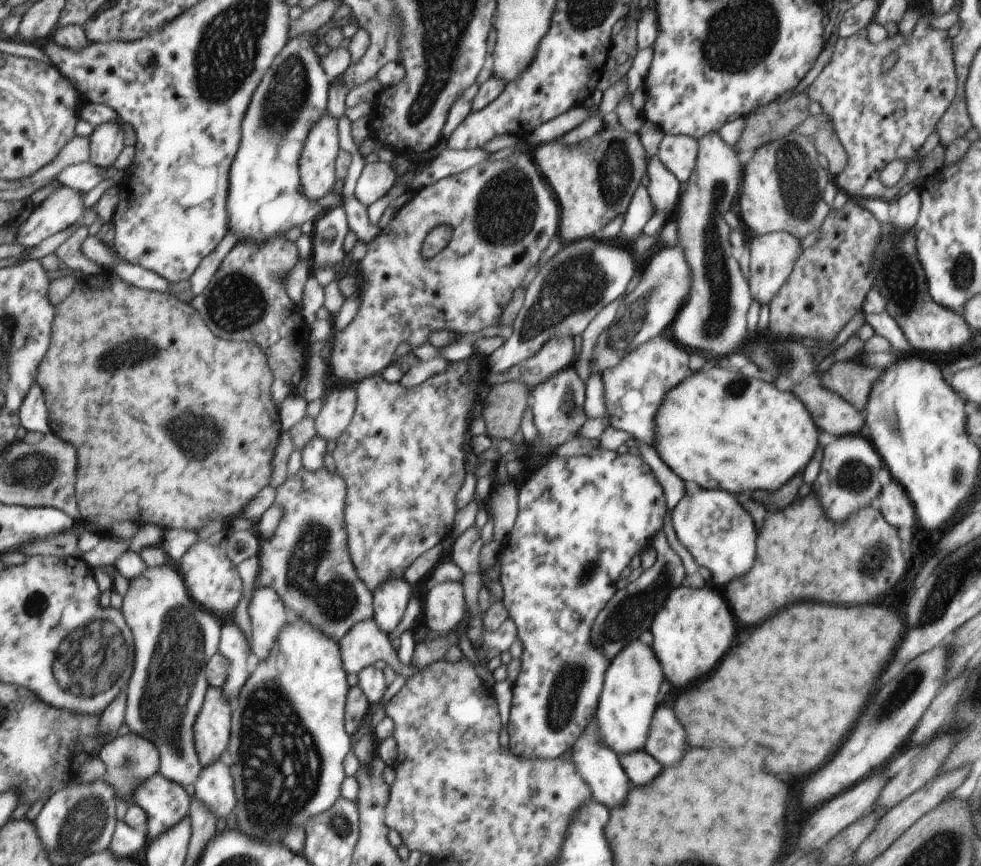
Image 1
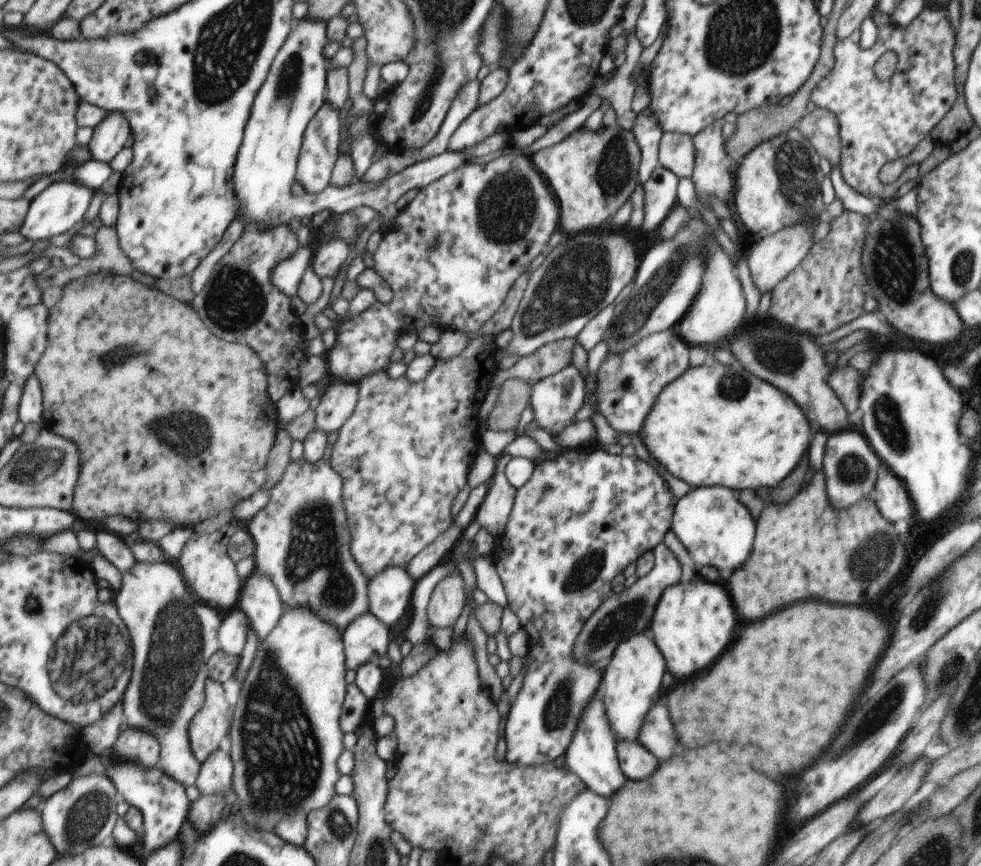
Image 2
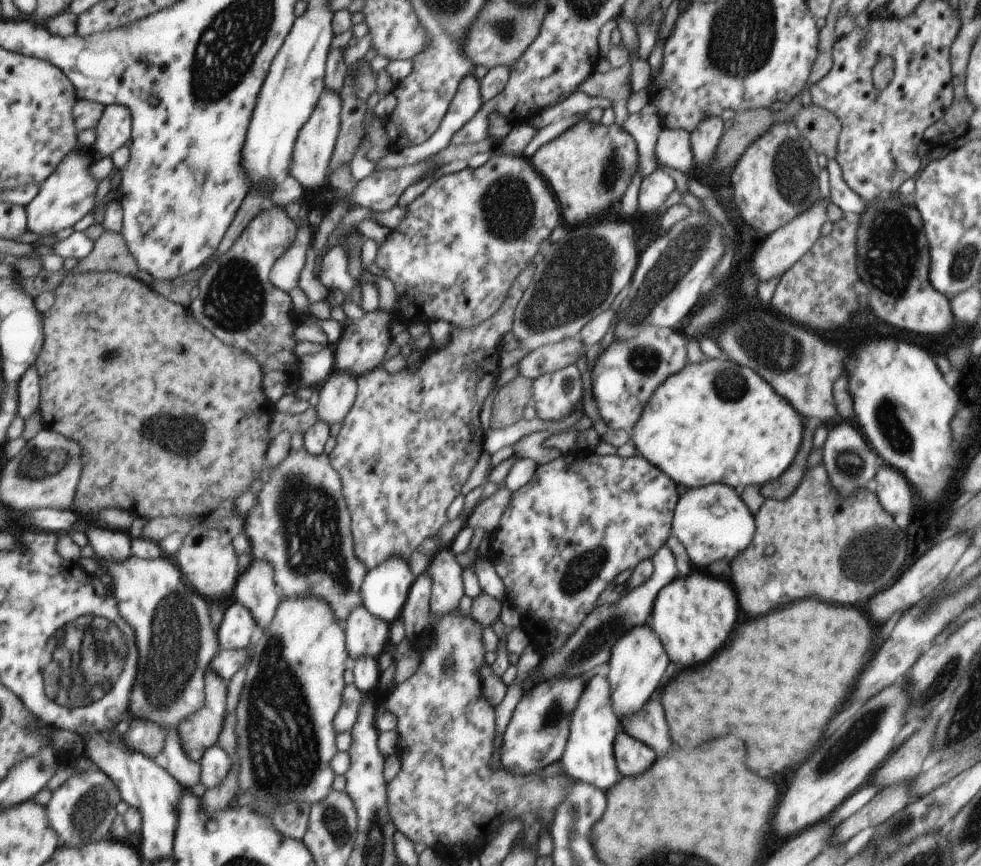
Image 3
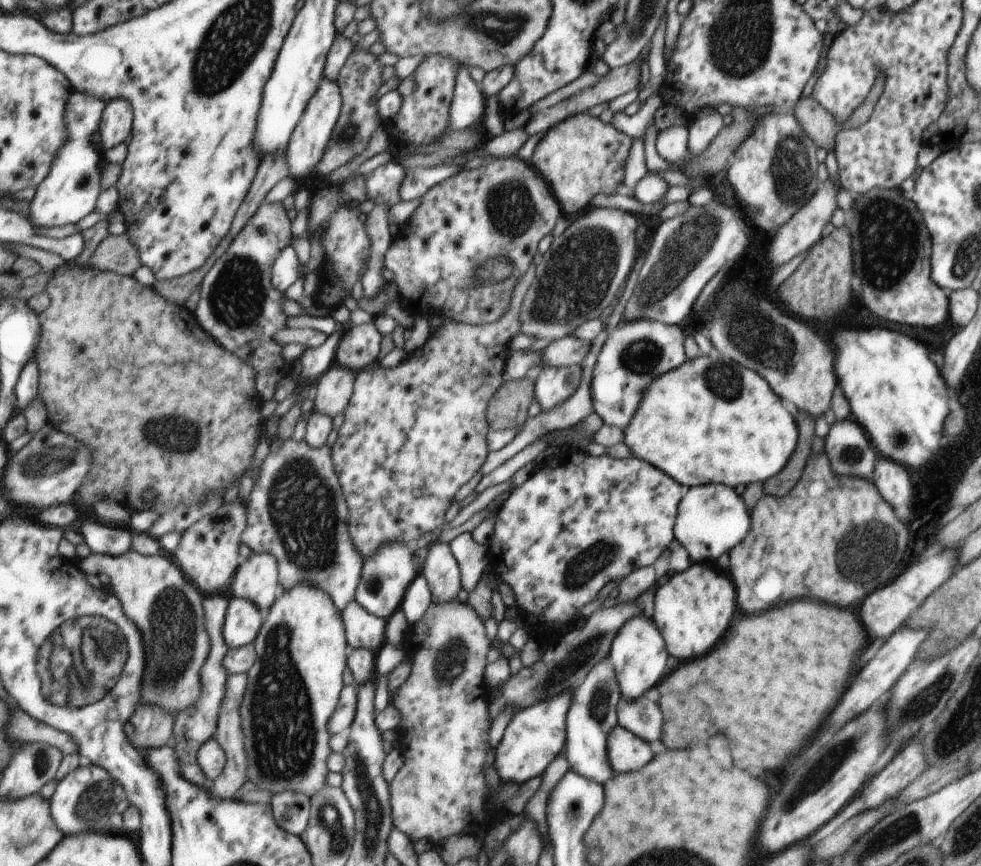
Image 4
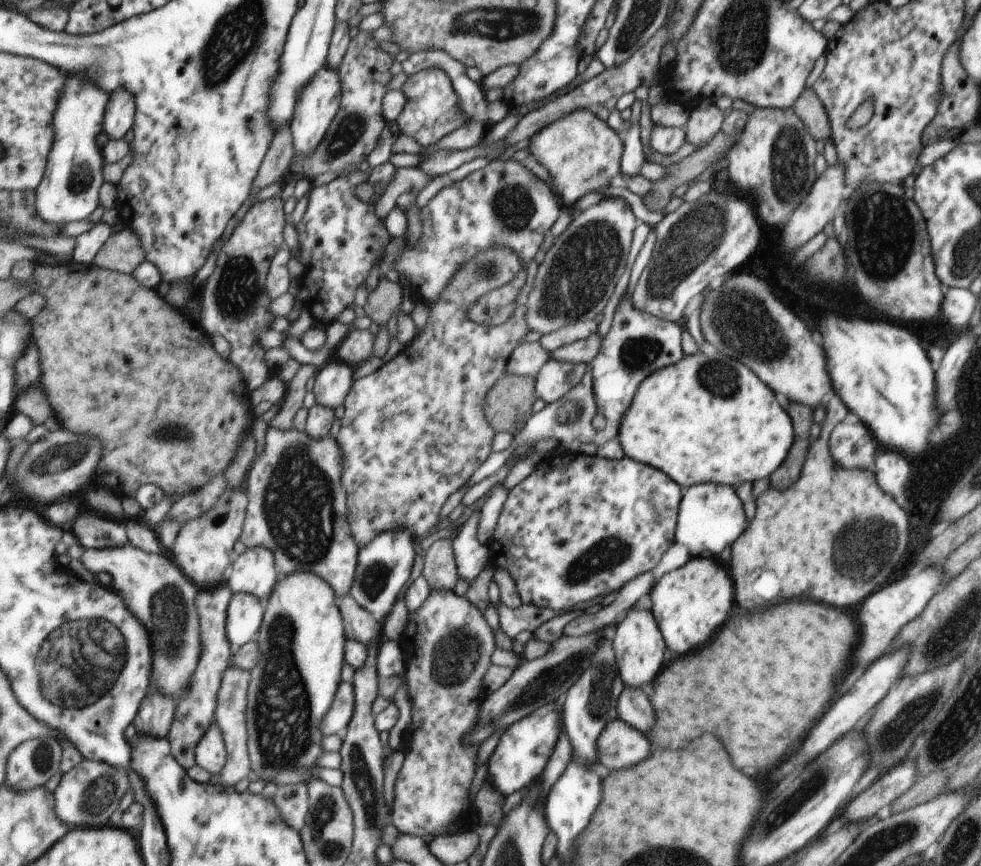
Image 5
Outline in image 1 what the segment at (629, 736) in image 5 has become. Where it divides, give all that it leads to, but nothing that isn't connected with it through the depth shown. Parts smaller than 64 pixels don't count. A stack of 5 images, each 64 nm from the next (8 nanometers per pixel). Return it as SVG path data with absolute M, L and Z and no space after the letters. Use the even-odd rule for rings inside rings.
M645 750L624 754L624 756L619 757L619 761L634 786L650 784L662 772L660 764Z

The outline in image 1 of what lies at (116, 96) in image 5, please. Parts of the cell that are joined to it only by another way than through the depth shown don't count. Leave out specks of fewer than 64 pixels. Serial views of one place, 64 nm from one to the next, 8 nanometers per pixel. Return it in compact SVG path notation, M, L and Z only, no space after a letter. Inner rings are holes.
M106 122L95 126L91 137L92 162L102 168L116 167L126 146L124 122Z

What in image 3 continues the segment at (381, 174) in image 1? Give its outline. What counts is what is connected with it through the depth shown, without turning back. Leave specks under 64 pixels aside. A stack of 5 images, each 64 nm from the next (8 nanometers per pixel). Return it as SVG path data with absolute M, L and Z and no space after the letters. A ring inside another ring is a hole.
M473 74L464 76L464 79L460 80L459 90L456 92L454 102L451 103L451 110L448 111L446 118L443 119L443 127L440 128L439 131L436 131L435 134L428 139L427 143L413 145L410 147L409 151L405 149L395 150L391 148L390 152L386 154L386 156L376 162L375 170L400 168L400 166L409 164L409 162L419 163L428 160L428 158L432 158L432 156L436 156L438 152L442 152L442 150L451 143L452 136L454 136L454 134L456 134L456 132L458 132L466 122L470 122L470 120L476 116L476 112L482 108L485 100L481 96L479 81L480 80L476 79Z

